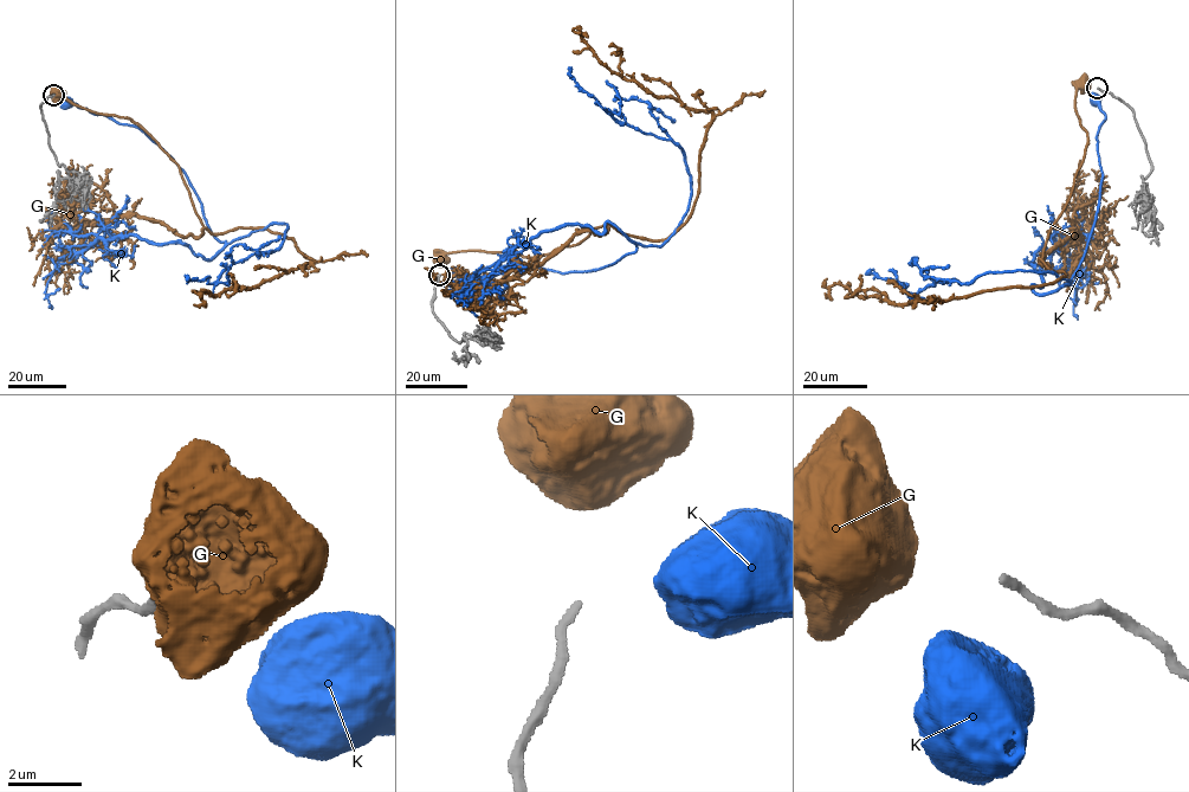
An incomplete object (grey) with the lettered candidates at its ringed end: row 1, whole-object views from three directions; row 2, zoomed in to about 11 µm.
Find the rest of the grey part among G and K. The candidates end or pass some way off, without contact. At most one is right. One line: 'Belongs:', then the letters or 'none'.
Belongs: none

